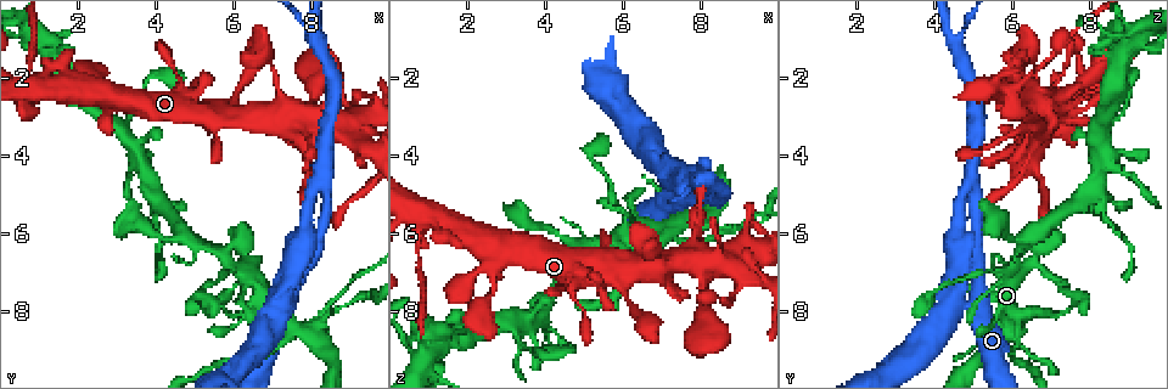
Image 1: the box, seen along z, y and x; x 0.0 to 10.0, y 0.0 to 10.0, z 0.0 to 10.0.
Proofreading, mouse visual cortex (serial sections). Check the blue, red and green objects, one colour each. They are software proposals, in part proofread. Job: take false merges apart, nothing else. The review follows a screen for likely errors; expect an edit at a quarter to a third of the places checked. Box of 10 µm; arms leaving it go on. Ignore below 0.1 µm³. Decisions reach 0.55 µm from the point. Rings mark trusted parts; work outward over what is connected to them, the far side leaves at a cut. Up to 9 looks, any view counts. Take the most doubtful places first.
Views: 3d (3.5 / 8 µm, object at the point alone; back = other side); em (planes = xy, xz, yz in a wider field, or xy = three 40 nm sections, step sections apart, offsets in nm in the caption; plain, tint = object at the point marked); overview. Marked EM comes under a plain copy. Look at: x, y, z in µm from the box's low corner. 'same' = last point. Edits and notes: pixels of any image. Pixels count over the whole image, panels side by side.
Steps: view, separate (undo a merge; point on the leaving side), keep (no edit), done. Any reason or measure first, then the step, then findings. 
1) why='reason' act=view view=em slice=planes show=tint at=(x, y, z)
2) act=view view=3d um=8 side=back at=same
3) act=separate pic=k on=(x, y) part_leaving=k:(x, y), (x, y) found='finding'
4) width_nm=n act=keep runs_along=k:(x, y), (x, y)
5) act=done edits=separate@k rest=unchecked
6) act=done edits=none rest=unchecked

why='looks like a crossing' act=view view=3d um=3.5 at=(7.25, 2.85, 6.80)

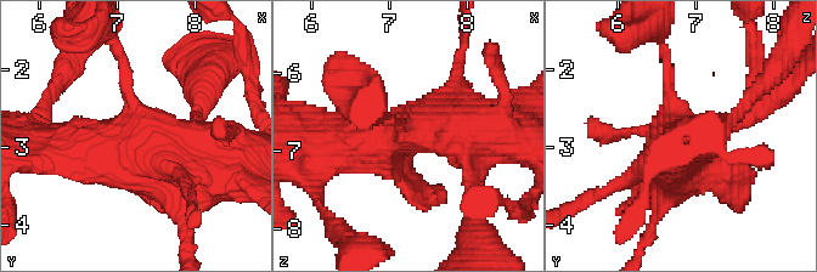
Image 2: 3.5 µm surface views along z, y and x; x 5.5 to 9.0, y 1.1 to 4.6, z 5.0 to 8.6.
act=view view=em slice=xy step=2 show=tint at=(7.25, 2.85, 6.75)

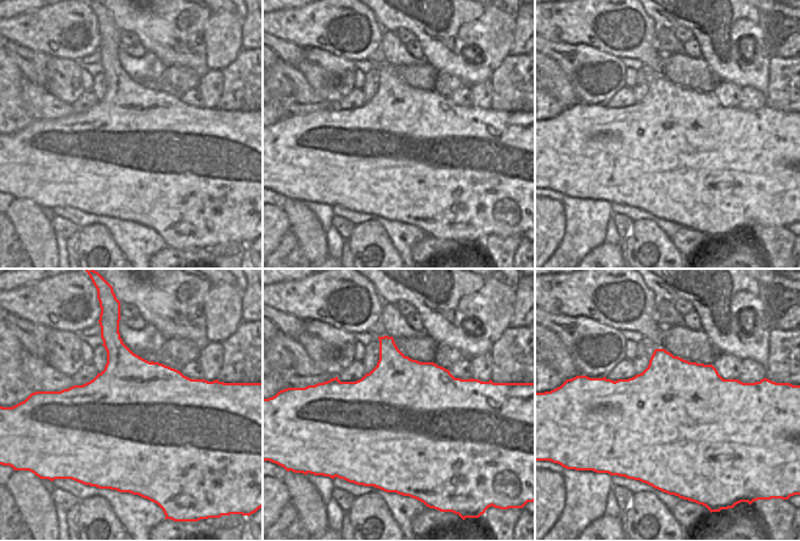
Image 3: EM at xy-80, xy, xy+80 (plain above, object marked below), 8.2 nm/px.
act=keep runs_along=2:(44, 151), (204, 154), (208, 158) found='continuous, no second cell'

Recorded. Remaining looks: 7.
why='two arms in line, one across' act=view view=em slice=planes show=tint at=(8.30, 4.75, 4.90)

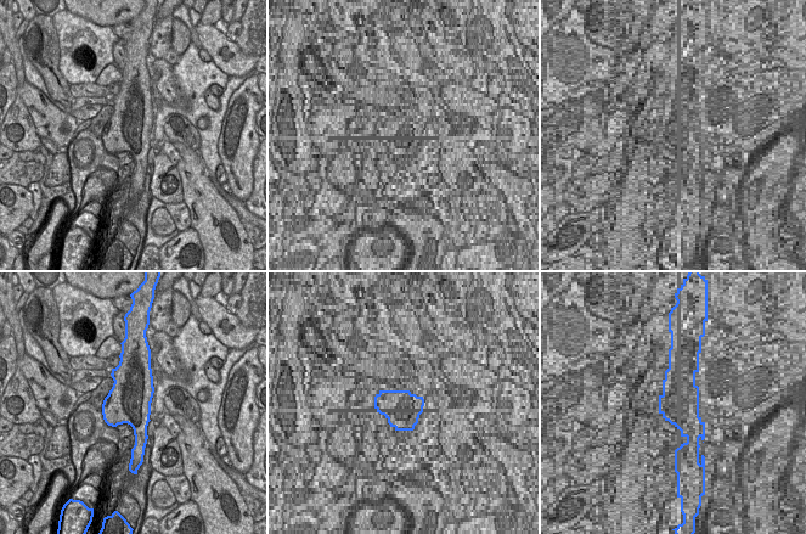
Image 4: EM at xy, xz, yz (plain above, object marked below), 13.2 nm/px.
act=view view=3d um=3.5 at=same

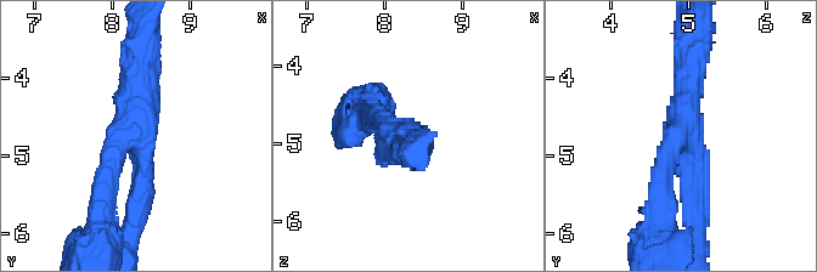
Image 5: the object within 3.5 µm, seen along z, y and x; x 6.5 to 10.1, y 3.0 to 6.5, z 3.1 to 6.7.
arms=3 arm_widths_nm=300,300,400 act=keep runs_along=5:(406, 151), (413, 145), (377, 117) found='one cell here'

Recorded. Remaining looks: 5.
why='looks like a crossing' act=view view=3d um=3.5 at=(1.05, 1.05, 9.00)

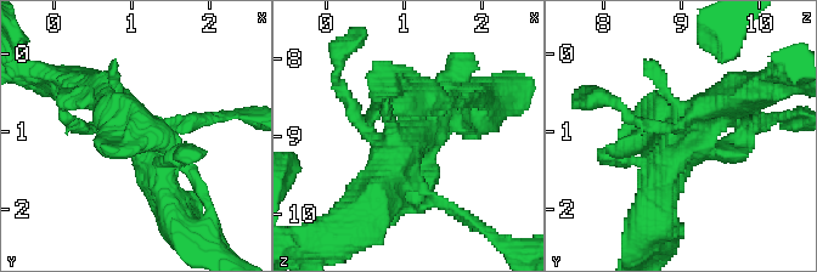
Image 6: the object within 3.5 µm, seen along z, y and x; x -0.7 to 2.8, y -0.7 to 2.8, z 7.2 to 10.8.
act=view view=em slice=xy step=2 show=tint at=(1.05, 1.00, 9.05)

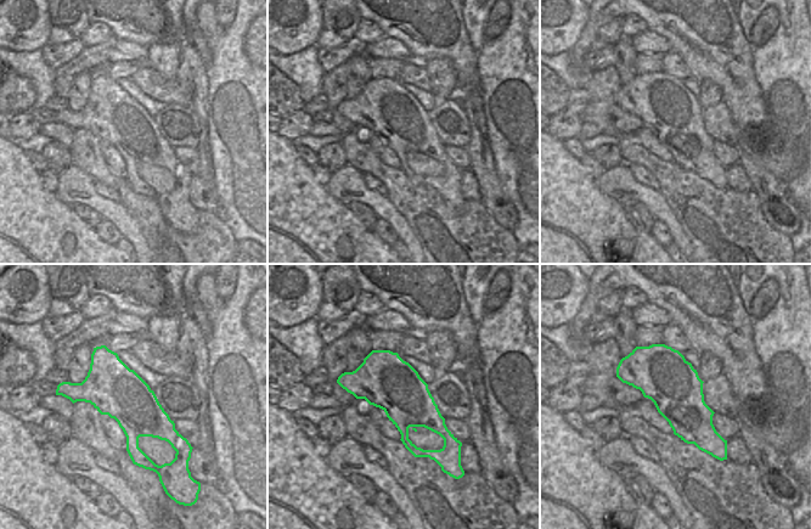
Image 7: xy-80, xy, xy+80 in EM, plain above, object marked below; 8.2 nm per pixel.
width_nm=460 act=keep runs_along=6:(660, 202), (663, 157), (738, 94) found='one cell here'

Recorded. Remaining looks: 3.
why='sharp bend' act=view view=3d um=3.5 at=(6.30, 6.50, 6.65)

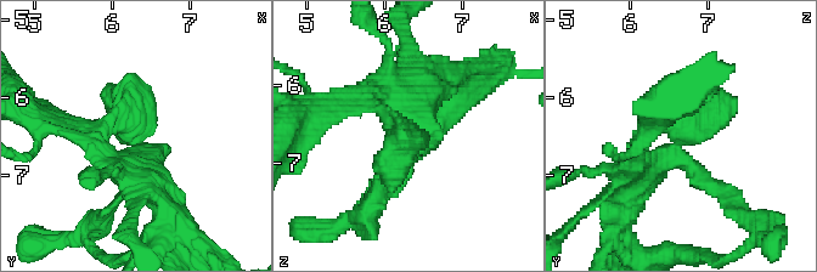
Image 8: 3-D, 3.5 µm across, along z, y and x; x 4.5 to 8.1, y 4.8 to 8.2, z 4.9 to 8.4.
act=view view=em slice=xy step=1 show=tint at=(6.30, 6.55, 6.60)

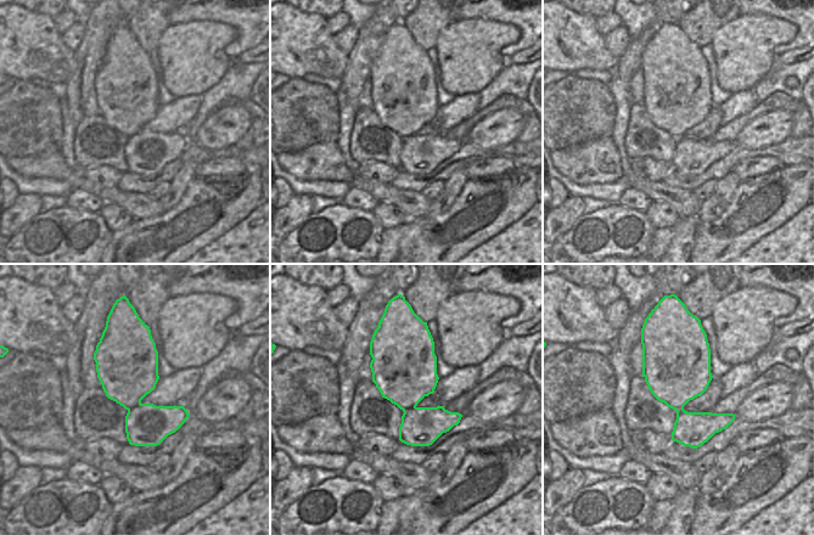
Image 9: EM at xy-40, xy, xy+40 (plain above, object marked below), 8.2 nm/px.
act=keep runs_along=8:(631, 196), (691, 109), (731, 113) found='one cell here'

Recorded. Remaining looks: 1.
act=done edits=none rest=unchecked

